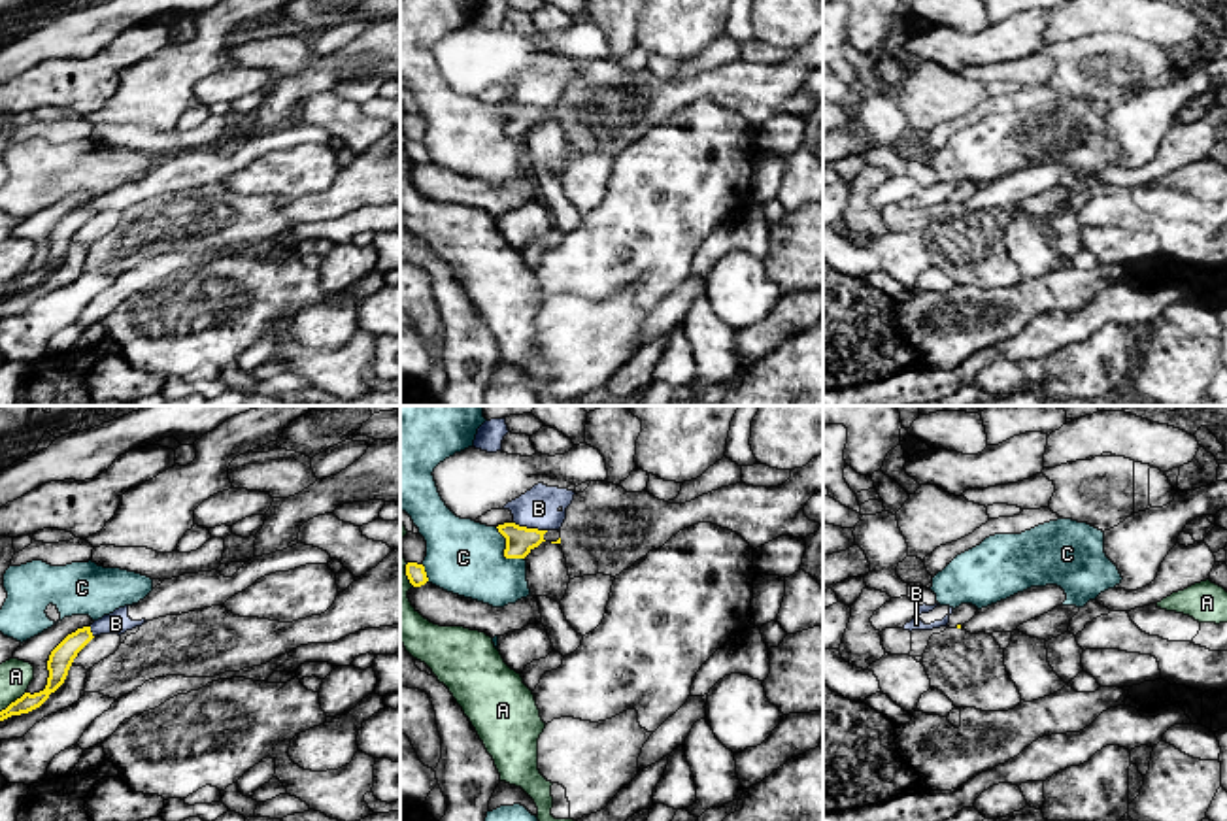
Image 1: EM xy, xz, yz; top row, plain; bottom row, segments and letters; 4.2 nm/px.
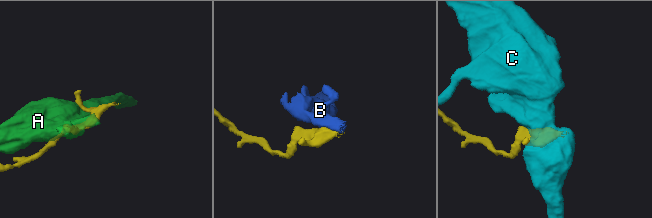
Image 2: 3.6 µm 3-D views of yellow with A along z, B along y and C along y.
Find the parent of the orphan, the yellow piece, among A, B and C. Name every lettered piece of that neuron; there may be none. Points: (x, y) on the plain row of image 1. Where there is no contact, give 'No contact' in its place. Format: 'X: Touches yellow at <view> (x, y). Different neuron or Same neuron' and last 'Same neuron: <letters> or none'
A: Touches yellow at xy (12, 280). Different neuron
B: Touches yellow at xz (531, 106). Different neuron
C: Touches yellow at xz (504, 129). Different neuron
Same neuron: none

